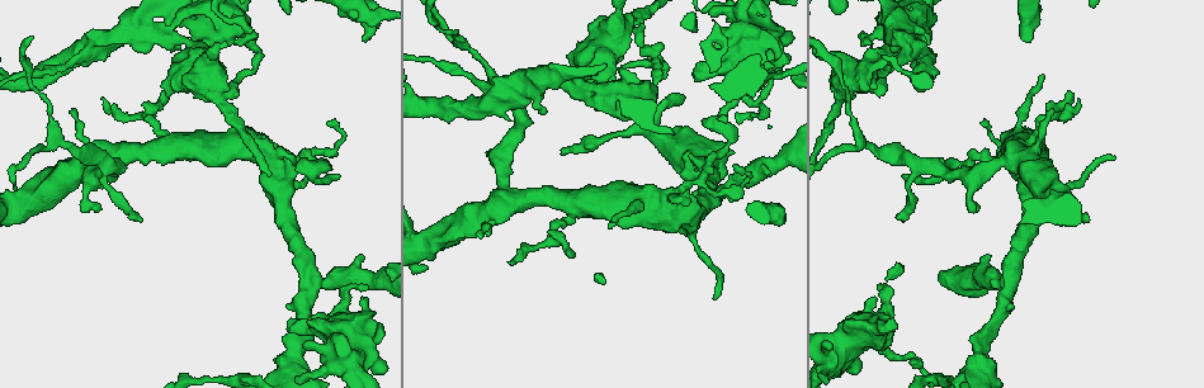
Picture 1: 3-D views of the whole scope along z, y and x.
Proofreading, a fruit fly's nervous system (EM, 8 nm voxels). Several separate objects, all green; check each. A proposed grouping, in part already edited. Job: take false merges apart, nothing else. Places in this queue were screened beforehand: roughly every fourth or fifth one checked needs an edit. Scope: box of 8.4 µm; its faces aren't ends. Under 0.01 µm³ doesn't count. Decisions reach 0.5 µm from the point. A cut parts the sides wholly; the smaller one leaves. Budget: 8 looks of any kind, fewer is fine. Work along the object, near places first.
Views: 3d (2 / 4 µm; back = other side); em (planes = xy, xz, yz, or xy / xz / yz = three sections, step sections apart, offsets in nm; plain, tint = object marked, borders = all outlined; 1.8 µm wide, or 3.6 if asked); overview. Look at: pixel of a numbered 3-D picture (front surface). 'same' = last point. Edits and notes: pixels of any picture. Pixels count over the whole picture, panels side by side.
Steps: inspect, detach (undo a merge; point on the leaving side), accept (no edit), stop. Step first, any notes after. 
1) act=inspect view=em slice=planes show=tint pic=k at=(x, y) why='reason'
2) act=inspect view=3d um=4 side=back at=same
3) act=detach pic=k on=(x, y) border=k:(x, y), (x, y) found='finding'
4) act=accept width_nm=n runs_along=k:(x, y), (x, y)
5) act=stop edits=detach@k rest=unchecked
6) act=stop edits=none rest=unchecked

act=inspect view=em slice=planes show=tint pic=1 at=(86, 52) why='two arms in line, one across'

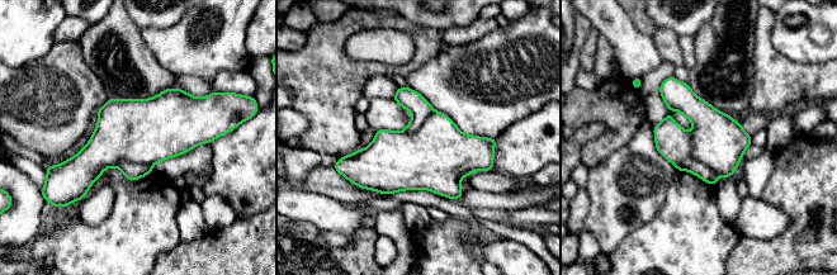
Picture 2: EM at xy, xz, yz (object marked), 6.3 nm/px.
act=detach pic=2 on=(718, 141) border=2:(687, 133), (691, 153), (719, 175) found='a second neuron is stuck on'

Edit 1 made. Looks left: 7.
act=inspect view=overview

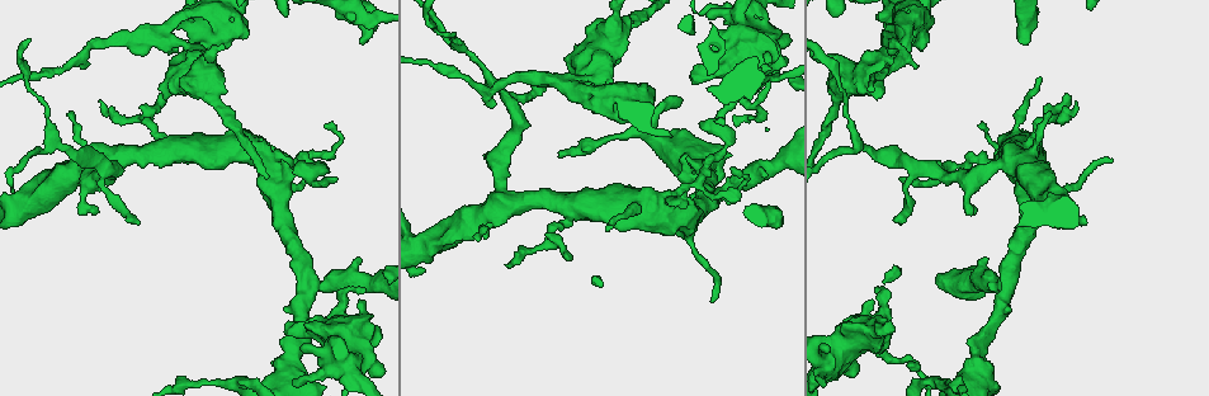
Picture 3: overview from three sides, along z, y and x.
act=inspect view=em um=3.6 slice=yz step=8 show=tint pic=3 at=(659, 199)

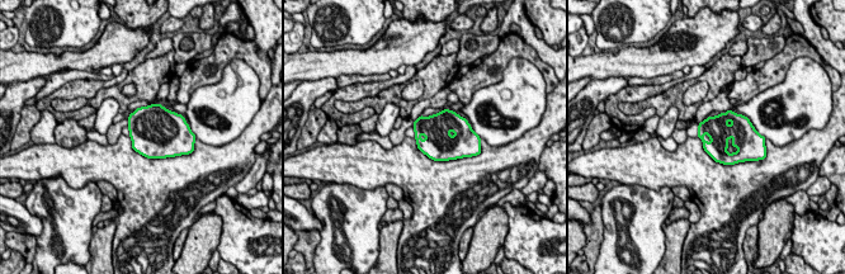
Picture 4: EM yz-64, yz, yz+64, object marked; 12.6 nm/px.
act=inspect view=em um=3.6 slice=planes show=tint at=same why='another direction'

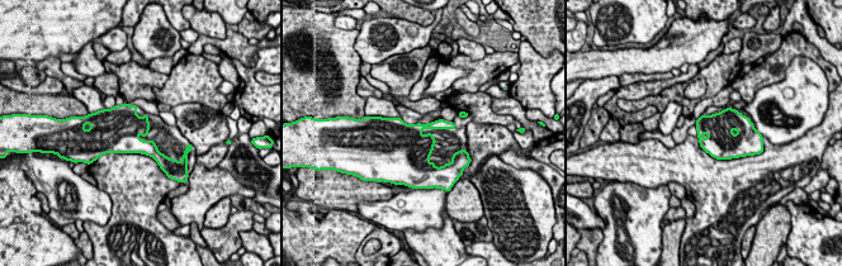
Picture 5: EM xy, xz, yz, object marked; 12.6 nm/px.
act=accept found='one neuron here'

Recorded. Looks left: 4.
act=inspect view=3d um=2 pic=3 at=(305, 279) why='three-way junction'

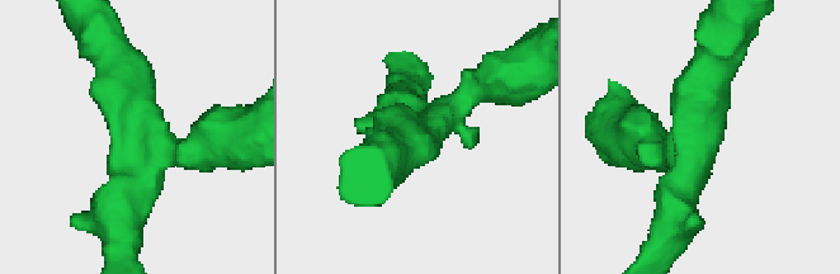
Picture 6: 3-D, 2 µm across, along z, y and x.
act=inspect view=em slice=planes show=tint pic=6 at=(702, 130) arms=3 arm_widths_nm=280,280,340

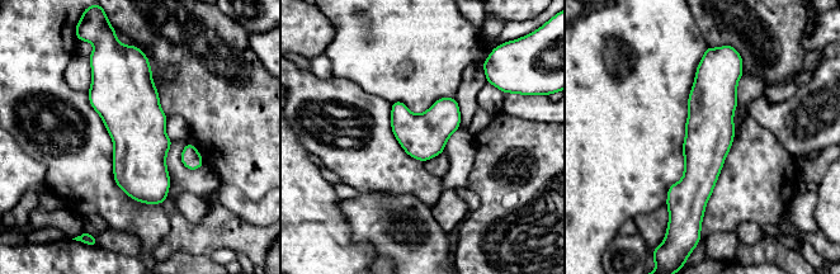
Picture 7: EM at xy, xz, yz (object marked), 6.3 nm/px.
act=accept runs_along=7:(713, 58), (701, 211) found='continuous, no second neuron'

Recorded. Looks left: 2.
act=stop edits=detach@2 rest=unchecked

